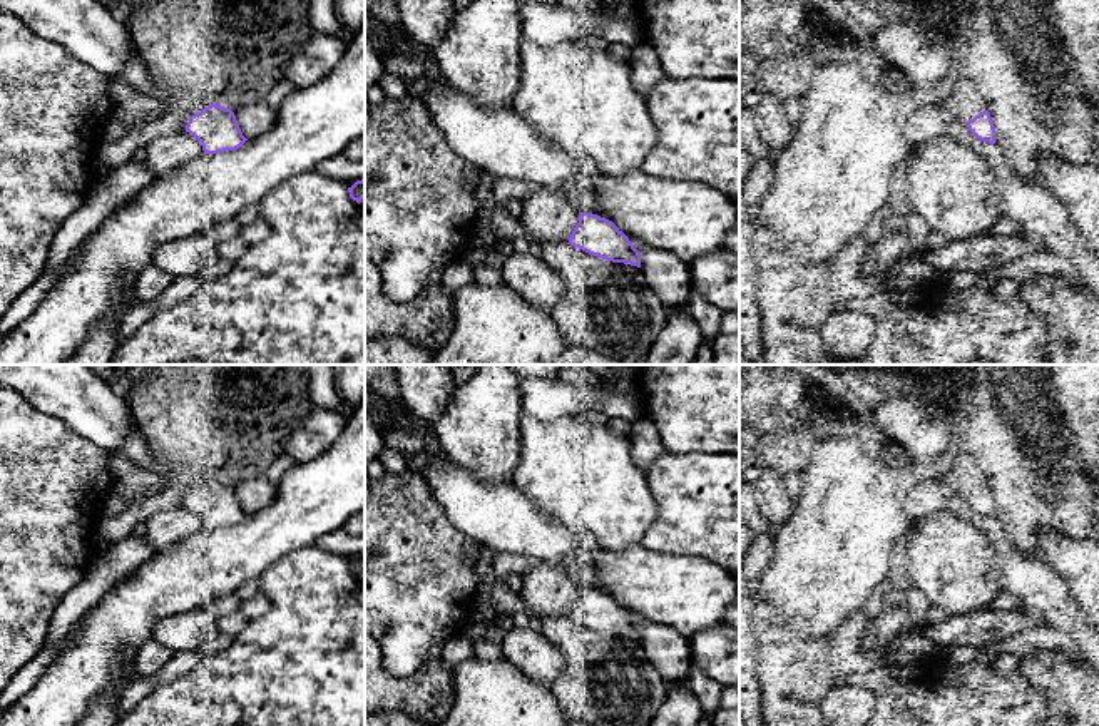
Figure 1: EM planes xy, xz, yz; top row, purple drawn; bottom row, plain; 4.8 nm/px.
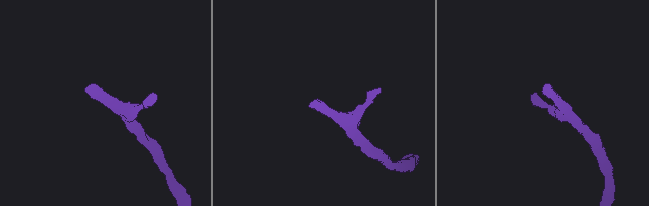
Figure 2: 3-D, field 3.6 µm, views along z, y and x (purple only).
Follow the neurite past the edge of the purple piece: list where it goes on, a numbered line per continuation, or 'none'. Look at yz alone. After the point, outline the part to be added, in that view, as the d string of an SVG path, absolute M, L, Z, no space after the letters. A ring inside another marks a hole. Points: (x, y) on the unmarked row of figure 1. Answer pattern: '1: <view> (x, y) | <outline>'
1: yz (964, 477) | M950 452L947 458L945 482L948 490L958 497L969 497L985 485L987 477L979 468L977 462L969 452Z

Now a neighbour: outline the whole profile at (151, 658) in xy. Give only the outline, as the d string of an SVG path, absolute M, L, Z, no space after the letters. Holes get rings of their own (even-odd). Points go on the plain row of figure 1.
M149 639L137 651L137 657L134 662L137 677L152 677L162 671L162 667L171 661L174 651L161 646L154 639Z

